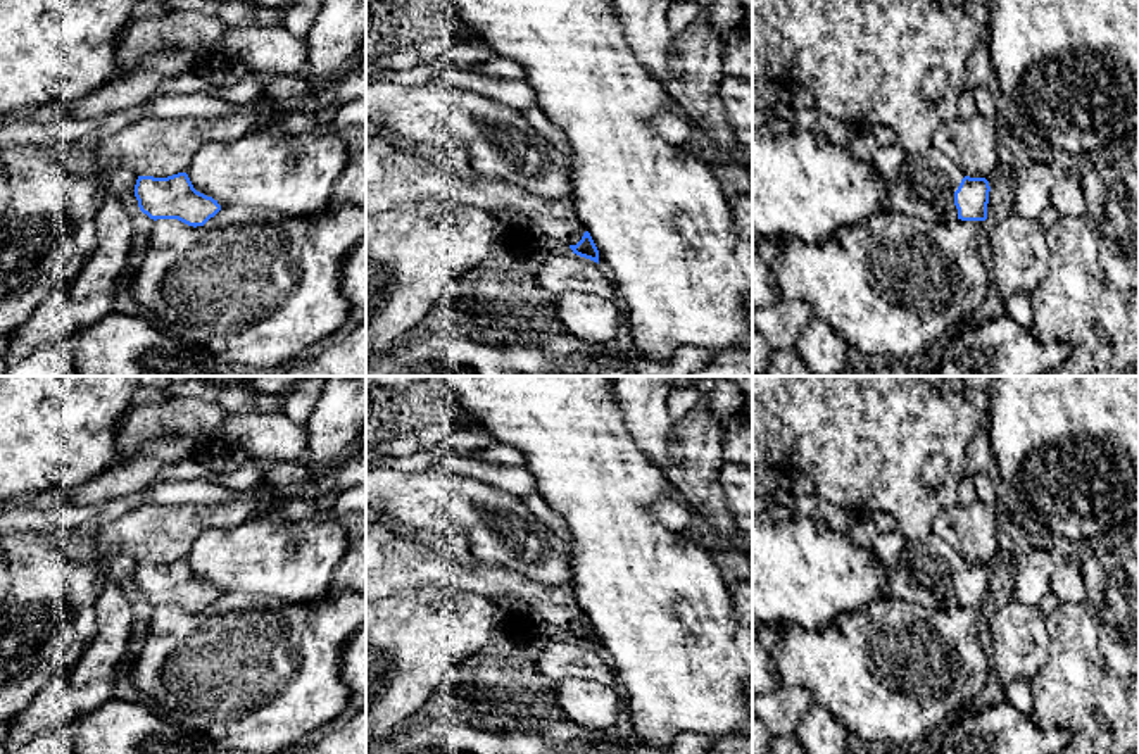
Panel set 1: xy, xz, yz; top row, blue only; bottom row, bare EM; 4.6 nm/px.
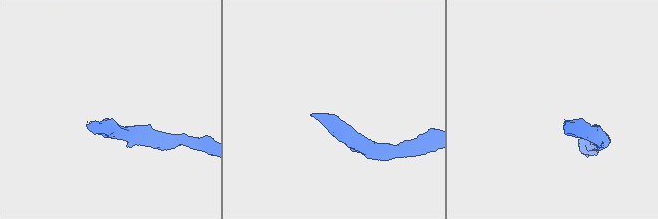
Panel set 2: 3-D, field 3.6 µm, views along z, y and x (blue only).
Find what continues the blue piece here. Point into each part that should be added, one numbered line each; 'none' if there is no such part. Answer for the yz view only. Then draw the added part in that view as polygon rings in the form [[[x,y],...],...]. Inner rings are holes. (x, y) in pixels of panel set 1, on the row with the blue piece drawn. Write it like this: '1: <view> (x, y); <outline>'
1: yz (925, 183); [[[934,147],[925,152],[906,152],[892,178],[885,209],[928,223],[958,221],[954,192],[963,178],[965,173]]]

